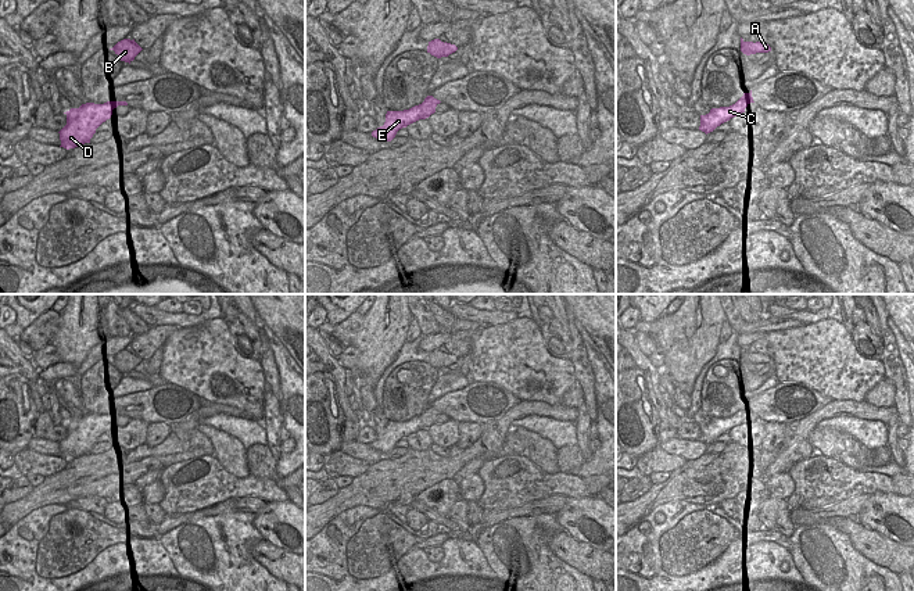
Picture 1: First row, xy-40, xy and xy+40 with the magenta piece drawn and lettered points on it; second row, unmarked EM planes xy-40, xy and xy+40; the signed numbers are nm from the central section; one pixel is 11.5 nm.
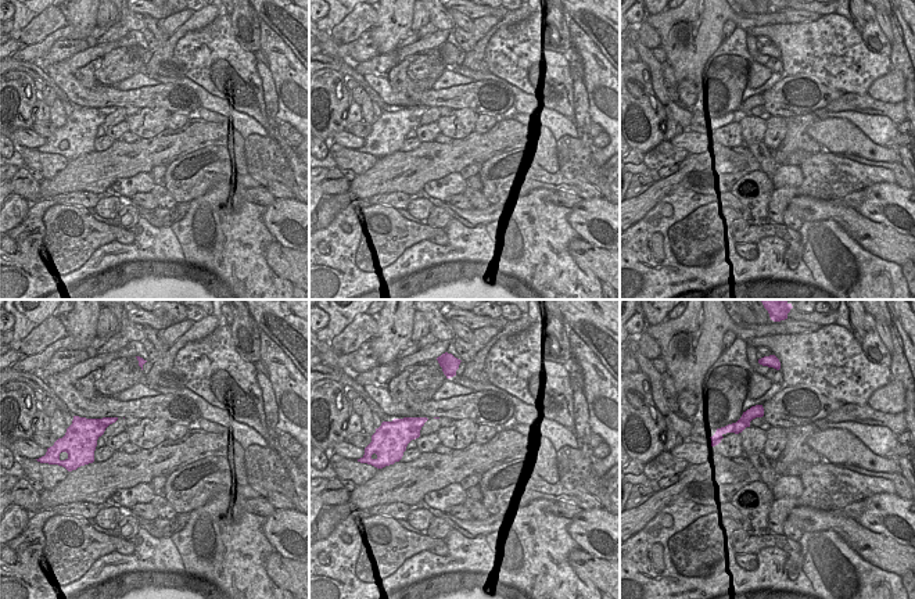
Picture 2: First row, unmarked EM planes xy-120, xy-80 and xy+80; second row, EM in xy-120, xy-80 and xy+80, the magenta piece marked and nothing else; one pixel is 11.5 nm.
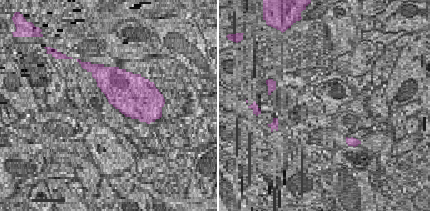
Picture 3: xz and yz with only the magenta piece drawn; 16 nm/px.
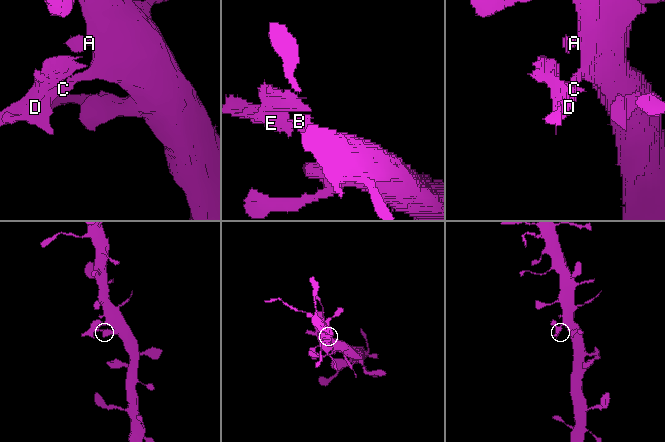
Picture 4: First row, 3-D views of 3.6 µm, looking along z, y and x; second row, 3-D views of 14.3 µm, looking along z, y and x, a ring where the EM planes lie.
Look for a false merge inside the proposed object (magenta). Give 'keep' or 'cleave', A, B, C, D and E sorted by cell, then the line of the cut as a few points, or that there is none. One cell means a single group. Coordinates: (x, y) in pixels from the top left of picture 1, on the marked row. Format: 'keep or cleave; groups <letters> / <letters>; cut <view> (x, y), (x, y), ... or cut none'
cleave; groups A B / C D E; cut xy+40 (742, 96), (749, 103)

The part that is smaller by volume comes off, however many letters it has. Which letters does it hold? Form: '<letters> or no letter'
C, D, E

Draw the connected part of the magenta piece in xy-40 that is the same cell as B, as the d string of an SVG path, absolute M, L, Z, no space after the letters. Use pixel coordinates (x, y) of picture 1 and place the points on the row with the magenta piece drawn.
M123 39L110 50L114 50L115 54L119 55L121 61L130 64L143 49L135 42L135 39Z

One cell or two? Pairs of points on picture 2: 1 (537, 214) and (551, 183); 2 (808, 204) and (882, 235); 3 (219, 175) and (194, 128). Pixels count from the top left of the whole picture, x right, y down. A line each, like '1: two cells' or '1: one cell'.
1: two cells
2: one cell
3: two cells

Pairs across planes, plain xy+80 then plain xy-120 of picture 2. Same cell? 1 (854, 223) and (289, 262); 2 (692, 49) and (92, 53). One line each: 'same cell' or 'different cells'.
1: same cell
2: different cells

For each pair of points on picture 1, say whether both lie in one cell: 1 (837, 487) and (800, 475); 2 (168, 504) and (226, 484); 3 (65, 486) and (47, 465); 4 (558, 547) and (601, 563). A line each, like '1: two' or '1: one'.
1: one
2: one
3: two
4: one

